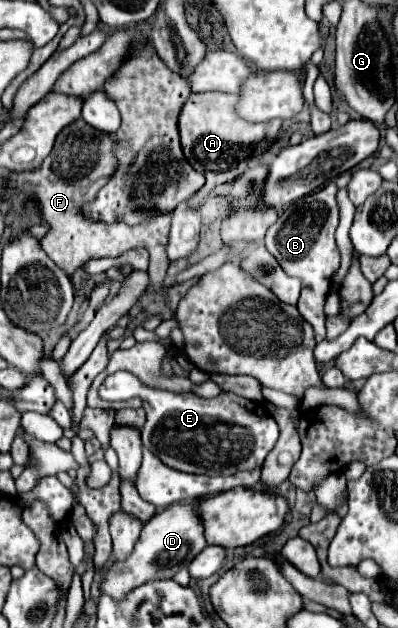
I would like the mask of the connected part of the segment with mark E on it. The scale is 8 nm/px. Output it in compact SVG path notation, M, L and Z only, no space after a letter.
M129 372L111 374L99 394L105 400L141 396L143 408L147 410L147 426L141 430L143 446L179 472L229 476L241 470L253 470L263 464L279 438L279 426L265 402L253 402L237 394L223 392L207 400L195 392L175 394L169 390L153 390L143 386Z

